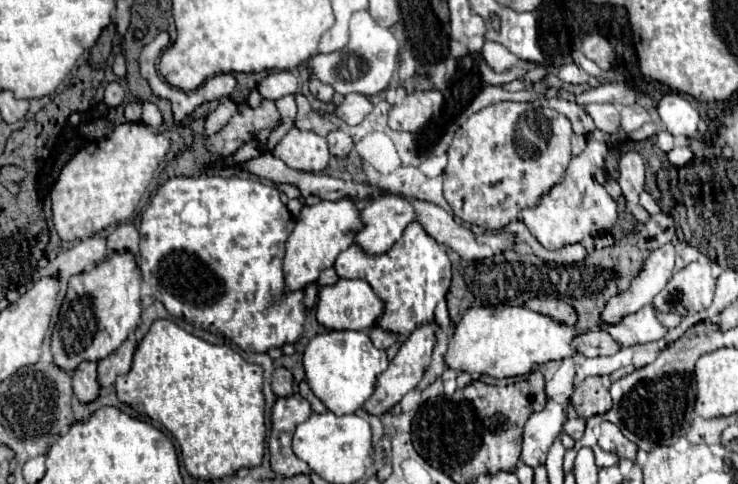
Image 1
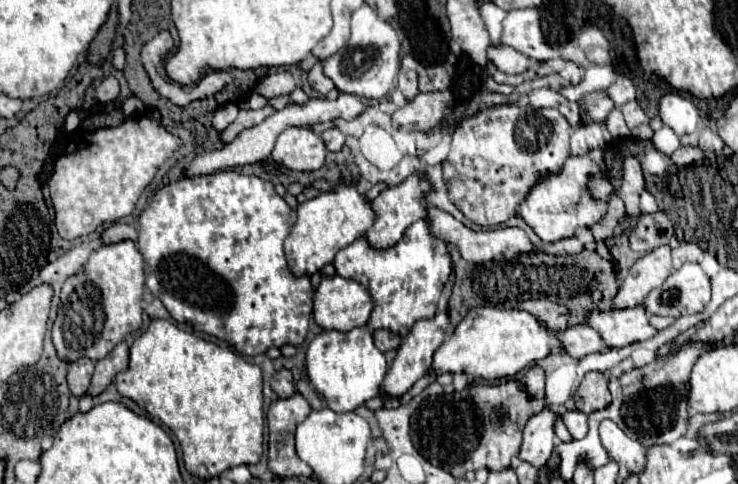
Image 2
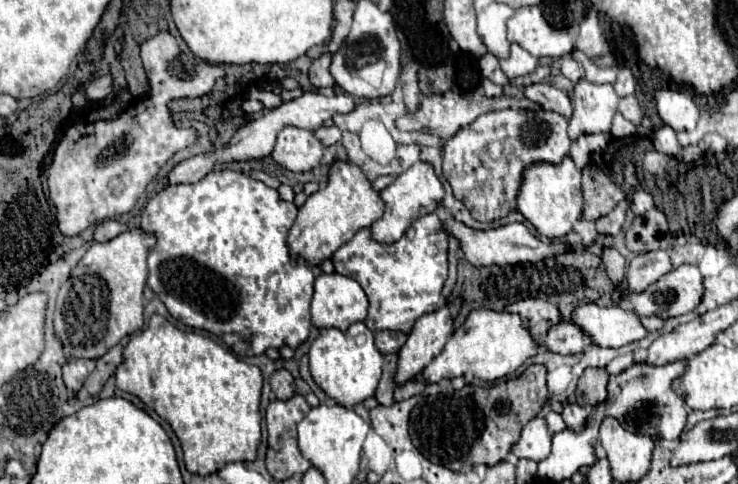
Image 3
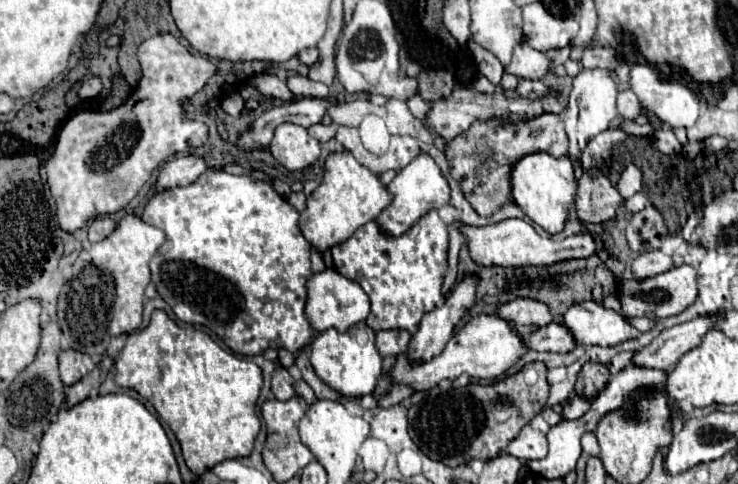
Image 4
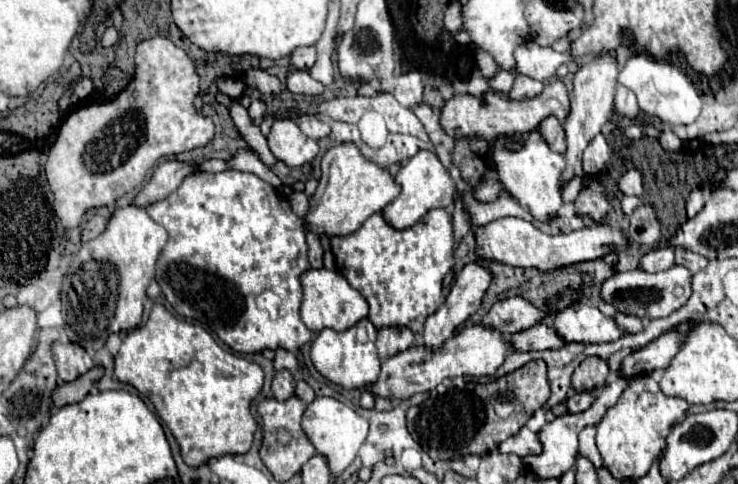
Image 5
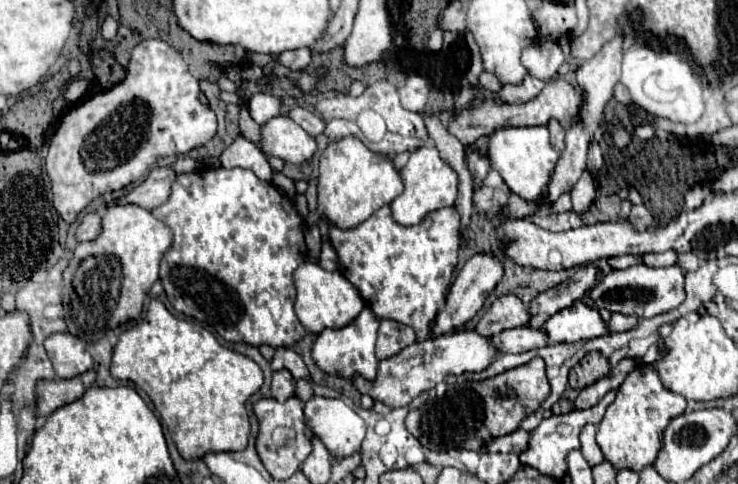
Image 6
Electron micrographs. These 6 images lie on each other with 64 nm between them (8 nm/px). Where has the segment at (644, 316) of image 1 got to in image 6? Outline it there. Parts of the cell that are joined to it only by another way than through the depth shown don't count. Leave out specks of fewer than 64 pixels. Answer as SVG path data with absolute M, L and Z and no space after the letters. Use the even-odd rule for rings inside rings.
M580 300L556 312L544 324L544 330L548 330L548 338L552 338L552 342L582 342L612 334L598 310L586 306Z

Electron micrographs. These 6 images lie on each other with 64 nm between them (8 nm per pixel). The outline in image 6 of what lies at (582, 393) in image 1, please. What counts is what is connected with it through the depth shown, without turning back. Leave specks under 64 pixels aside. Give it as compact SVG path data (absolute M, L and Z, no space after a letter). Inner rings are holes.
M590 352L578 362L578 366L572 368L570 386L574 390L582 390L582 388L602 380L608 372L610 372L608 360L602 354L598 354L598 352Z

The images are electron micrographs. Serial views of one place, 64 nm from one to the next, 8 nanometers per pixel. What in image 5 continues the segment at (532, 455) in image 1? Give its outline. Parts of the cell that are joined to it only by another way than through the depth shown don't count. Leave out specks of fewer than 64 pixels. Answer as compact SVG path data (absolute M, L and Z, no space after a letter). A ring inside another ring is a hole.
M524 426L516 436L508 438L506 442L502 442L498 446L498 450L504 452L504 454L516 454L520 458L538 456L538 454L542 454L542 442L540 442L536 432L532 432L532 430L528 430Z

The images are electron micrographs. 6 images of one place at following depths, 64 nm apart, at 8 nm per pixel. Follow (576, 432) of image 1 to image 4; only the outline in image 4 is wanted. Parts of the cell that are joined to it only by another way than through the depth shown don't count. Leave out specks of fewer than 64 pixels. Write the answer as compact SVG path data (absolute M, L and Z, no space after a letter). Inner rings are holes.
M574 396L570 400L566 400L562 404L562 418L564 420L578 420L580 416L584 416L588 410L590 410L590 402L586 398L580 398L580 396Z

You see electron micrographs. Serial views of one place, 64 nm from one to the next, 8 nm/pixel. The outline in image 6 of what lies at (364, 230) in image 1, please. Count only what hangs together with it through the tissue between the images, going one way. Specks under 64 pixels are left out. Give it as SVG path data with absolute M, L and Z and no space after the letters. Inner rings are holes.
M422 146L420 150L412 152L408 164L400 170L400 176L404 182L404 192L398 198L394 198L394 202L390 204L392 218L398 224L412 226L412 224L418 224L432 210L454 206L456 192L458 192L458 176L452 168L448 168L442 162L434 146Z

